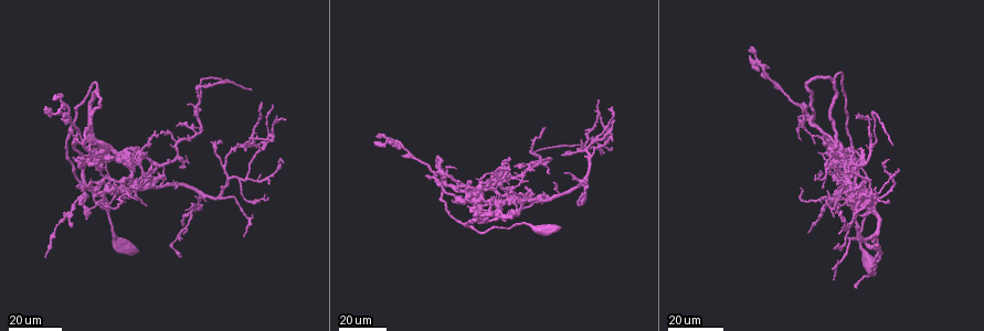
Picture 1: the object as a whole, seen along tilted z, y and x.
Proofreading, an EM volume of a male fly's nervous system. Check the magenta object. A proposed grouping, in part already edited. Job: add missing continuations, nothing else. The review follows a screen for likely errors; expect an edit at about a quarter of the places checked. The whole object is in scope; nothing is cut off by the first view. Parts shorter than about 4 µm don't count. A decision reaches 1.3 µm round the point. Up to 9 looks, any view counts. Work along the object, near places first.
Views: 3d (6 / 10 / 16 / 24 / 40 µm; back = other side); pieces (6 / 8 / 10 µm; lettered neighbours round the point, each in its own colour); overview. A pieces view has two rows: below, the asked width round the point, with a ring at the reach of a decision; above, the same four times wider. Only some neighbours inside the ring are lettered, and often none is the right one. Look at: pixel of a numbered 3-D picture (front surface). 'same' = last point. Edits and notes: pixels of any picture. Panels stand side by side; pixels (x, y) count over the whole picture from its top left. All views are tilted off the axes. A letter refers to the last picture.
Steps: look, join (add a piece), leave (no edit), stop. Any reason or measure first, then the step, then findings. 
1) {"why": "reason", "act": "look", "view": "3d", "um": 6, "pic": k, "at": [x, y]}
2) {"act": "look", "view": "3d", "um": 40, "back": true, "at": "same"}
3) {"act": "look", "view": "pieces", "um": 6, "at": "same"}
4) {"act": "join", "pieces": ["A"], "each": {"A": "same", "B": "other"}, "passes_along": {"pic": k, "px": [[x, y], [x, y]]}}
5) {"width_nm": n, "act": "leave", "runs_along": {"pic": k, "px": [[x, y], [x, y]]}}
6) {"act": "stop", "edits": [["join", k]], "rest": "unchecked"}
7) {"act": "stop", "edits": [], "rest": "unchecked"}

{"why": "end of a long branch", "act": "look", "view": "3d", "um": 40, "pic": 1, "at": [227, 82]}

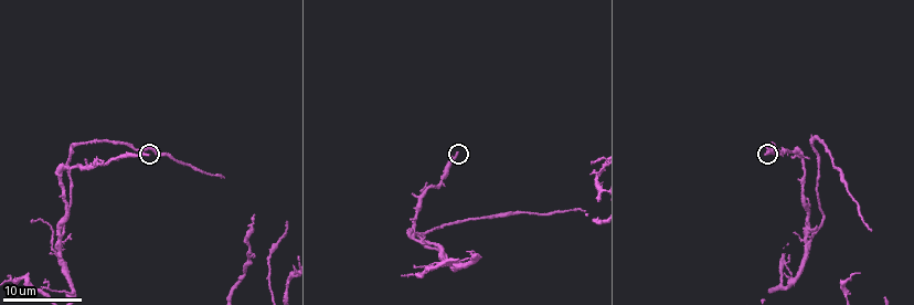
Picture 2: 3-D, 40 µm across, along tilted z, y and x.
{"act": "look", "view": "pieces", "um": 6, "pic": 2, "at": [457, 152]}

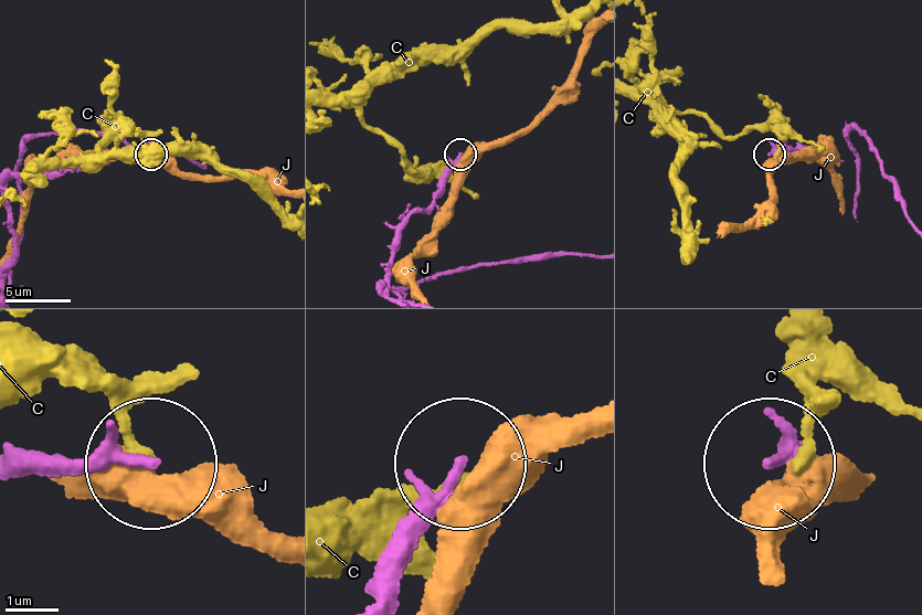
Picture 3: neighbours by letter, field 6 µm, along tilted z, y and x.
{"act": "leave", "each": {"C": "other", "J": "other"}, "runs_along": {"pic": 3, "px": [[27, 477], [145, 464]]}, "found": "none of them fits"}

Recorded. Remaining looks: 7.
{"act": "look", "view": "3d", "um": 24, "pic": 1, "at": [512, 185]}

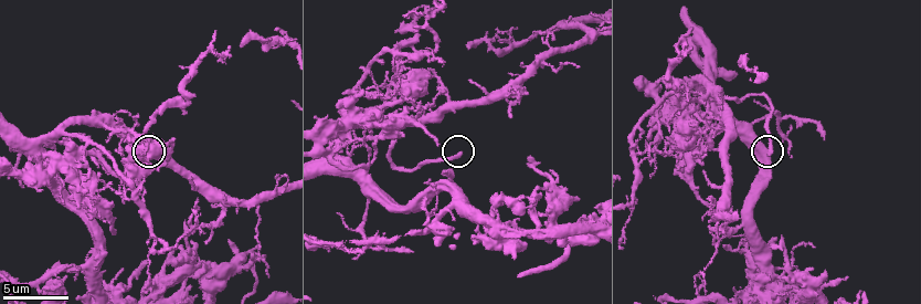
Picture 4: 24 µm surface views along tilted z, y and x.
{"why": "see the neighbours", "act": "look", "view": "pieces", "um": 10, "pic": 4, "at": [460, 154]}

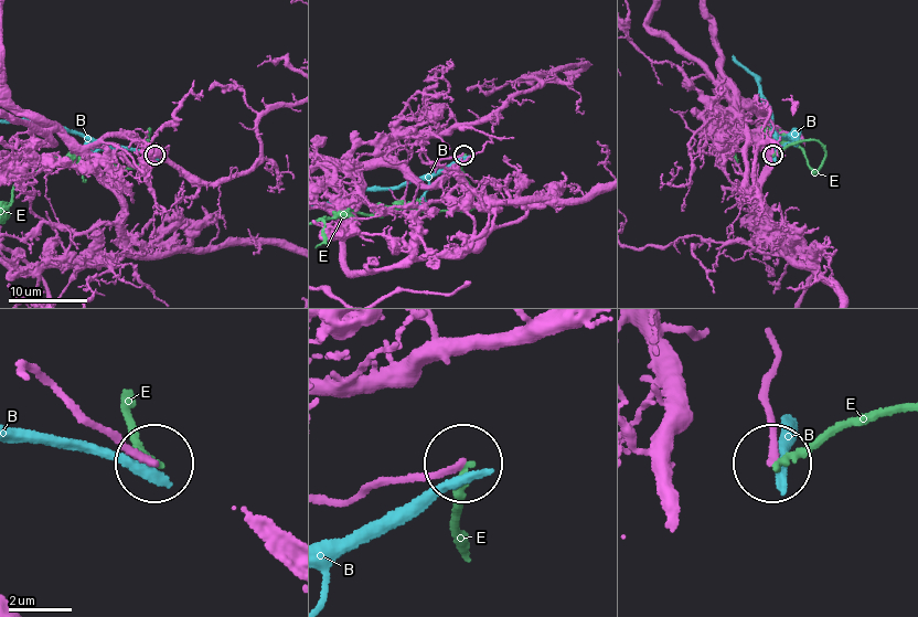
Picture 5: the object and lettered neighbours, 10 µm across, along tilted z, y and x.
{"width_nm": 210, "act": "leave", "each": {"B": "other", "E": "other"}, "runs_along": {"pic": 5, "px": [[774, 348], [767, 400], [774, 459]]}, "found": "no lettered piece goes on from it"}

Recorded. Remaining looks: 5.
{"why": "branch stops here", "act": "look", "view": "pieces", "um": 6, "pic": 4, "at": [265, 256]}

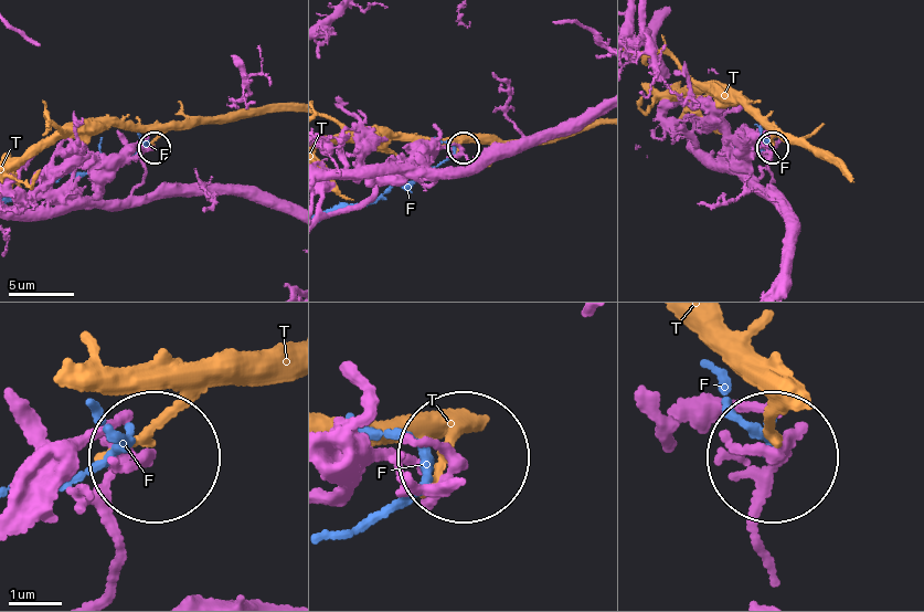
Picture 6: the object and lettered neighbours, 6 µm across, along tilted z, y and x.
{"act": "leave", "each": {"F": "other", "T": "other"}, "runs_along": {"pic": 6, "px": [[20, 523], [87, 446], [155, 457]]}, "found": "no lettered piece goes on from it"}

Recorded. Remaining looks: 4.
{"why": "end of a long branch", "act": "look", "view": "3d", "um": 40, "pic": 1, "at": [810, 234]}

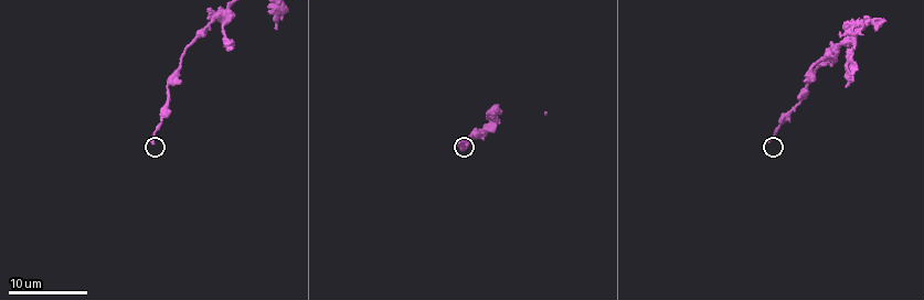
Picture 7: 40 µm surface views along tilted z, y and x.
{"act": "look", "view": "pieces", "um": 10, "pic": 7, "at": [767, 138]}

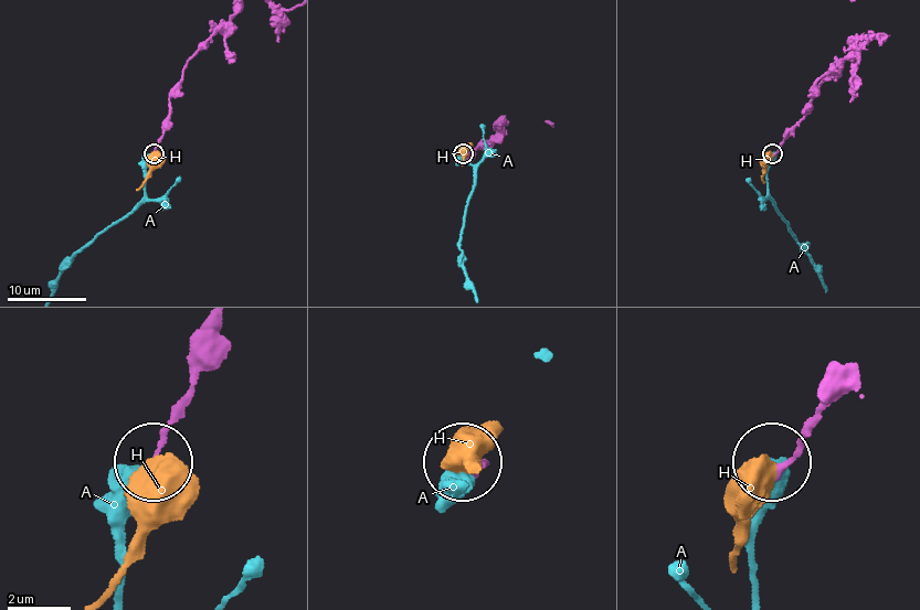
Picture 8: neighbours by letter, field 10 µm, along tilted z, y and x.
{"act": "leave", "each": {"A": "other", "H": "other"}, "runs_along": {"pic": 8, "px": [[852, 391], [780, 464]]}, "found": "no lettered piece goes on from it"}

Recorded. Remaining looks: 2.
{"act": "stop", "edits": [], "rest": "unchecked"}

